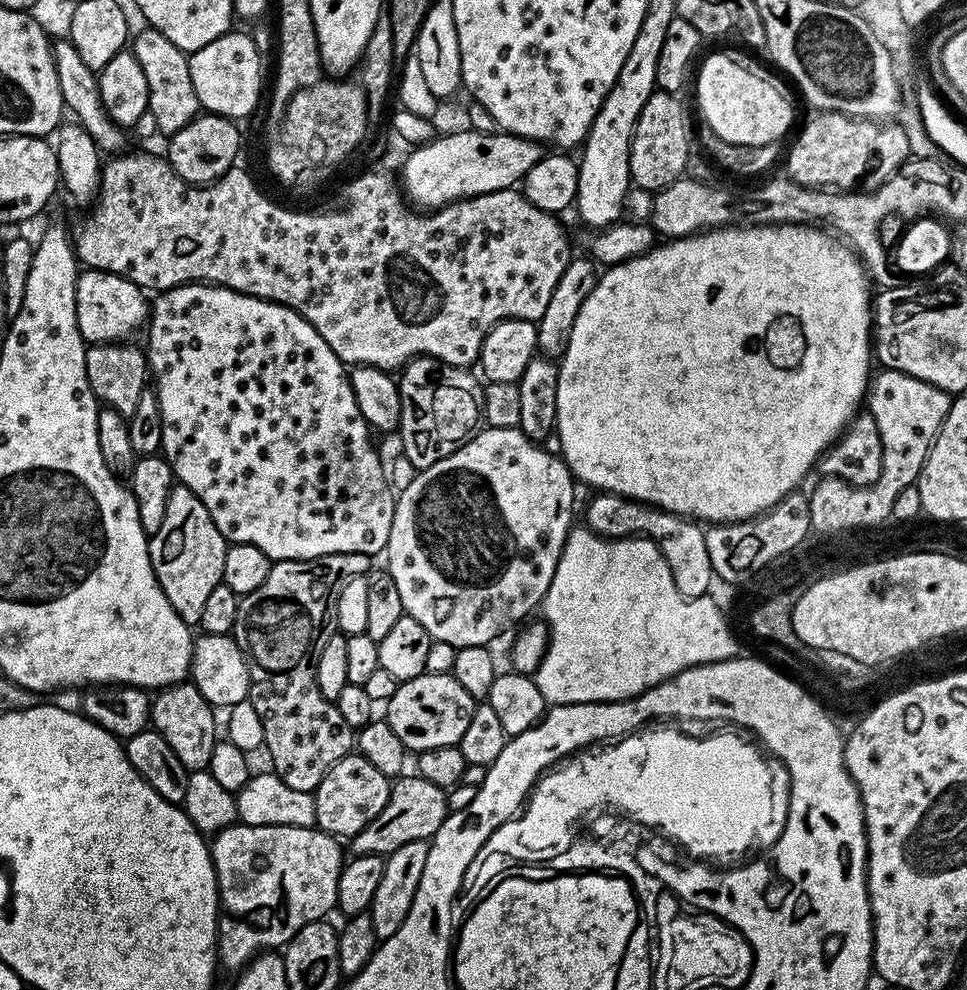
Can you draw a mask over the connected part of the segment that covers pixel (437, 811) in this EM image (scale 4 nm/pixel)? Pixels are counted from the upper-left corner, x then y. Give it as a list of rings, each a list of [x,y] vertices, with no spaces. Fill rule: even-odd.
[[[404,774],[392,784],[386,806],[382,806],[382,814],[370,822],[357,836],[351,837],[352,856],[387,857],[398,846],[406,846],[406,842],[419,840],[431,841],[432,836],[442,826],[442,822],[450,811],[445,789],[434,786],[434,782],[426,782],[418,774]]]

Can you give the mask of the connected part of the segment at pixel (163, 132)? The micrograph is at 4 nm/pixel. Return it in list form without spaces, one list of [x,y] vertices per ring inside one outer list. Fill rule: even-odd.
[[[151,26],[145,27],[145,32],[140,32],[131,37],[130,51],[138,58],[142,71],[146,73],[146,83],[149,87],[149,104],[147,112],[154,114],[154,126],[161,137],[173,136],[182,126],[186,126],[195,116],[201,115],[202,109],[198,102],[198,94],[194,94],[194,82],[190,82],[190,66],[188,56],[170,38],[166,38],[159,30]]]

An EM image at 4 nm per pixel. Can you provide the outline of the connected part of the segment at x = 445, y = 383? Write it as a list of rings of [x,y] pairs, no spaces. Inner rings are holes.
[[[430,356],[409,360],[399,373],[398,437],[404,447],[404,456],[413,464],[413,469],[434,466],[434,462],[454,454],[454,450],[461,448],[477,431],[482,420],[484,389],[481,381],[476,381],[470,373],[468,368],[456,368]]]

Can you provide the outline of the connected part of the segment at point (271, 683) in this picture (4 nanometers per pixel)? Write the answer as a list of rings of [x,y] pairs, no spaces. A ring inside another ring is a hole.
[[[326,554],[309,560],[277,560],[270,574],[266,574],[266,582],[262,582],[258,590],[240,597],[238,618],[231,635],[248,663],[250,686],[247,699],[261,718],[265,735],[263,747],[272,751],[271,767],[275,775],[290,786],[290,790],[315,793],[324,775],[353,751],[354,730],[346,718],[338,714],[335,703],[327,700],[322,690],[318,690],[316,671],[322,646],[326,646],[337,631],[336,607],[342,586],[346,586],[350,578],[367,576],[373,564],[373,557],[366,554]]]

